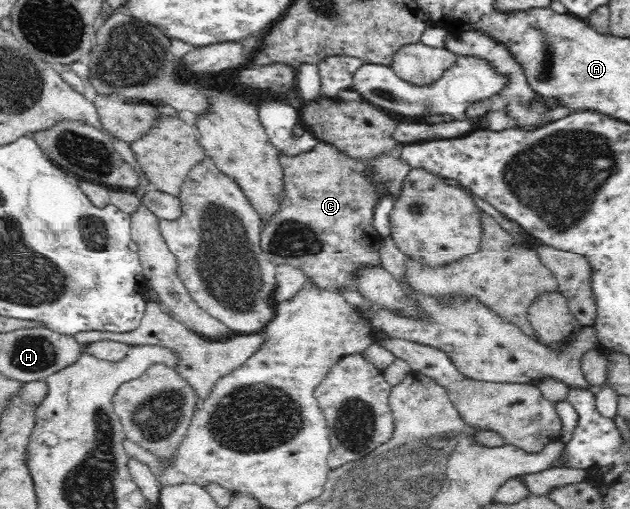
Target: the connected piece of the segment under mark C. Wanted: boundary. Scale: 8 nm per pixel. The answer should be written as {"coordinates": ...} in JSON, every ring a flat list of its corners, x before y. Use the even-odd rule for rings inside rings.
{"coordinates":[[322,141,312,151,304,151,298,155,281,155,278,152,278,159,284,168,283,201,278,214,266,224,262,220,260,245,265,258,272,261,272,265,276,267,296,267,320,289,357,291,356,279,359,270,388,265,380,254,382,237,373,225,379,192,372,180,366,177,368,164,346,156,332,144]]}

